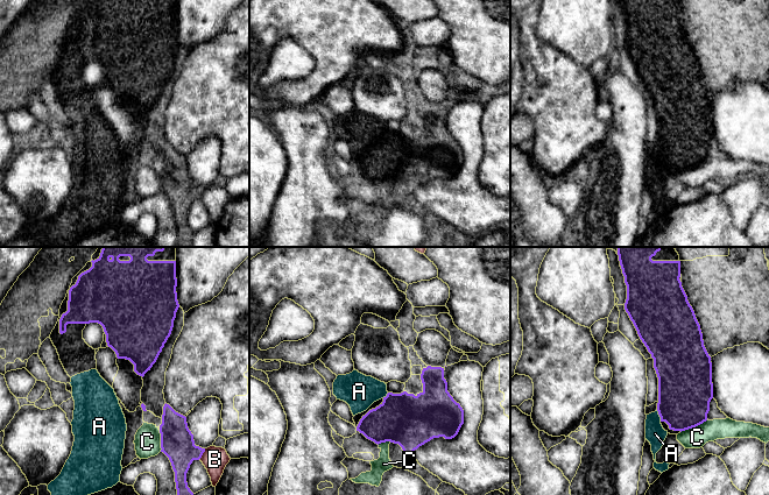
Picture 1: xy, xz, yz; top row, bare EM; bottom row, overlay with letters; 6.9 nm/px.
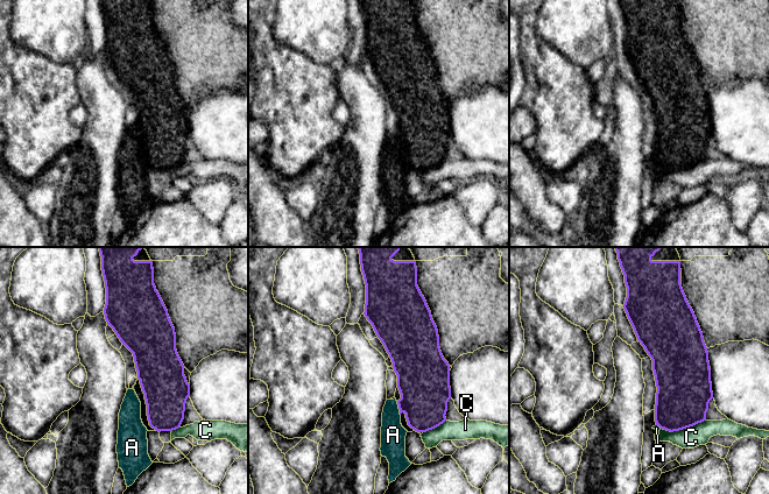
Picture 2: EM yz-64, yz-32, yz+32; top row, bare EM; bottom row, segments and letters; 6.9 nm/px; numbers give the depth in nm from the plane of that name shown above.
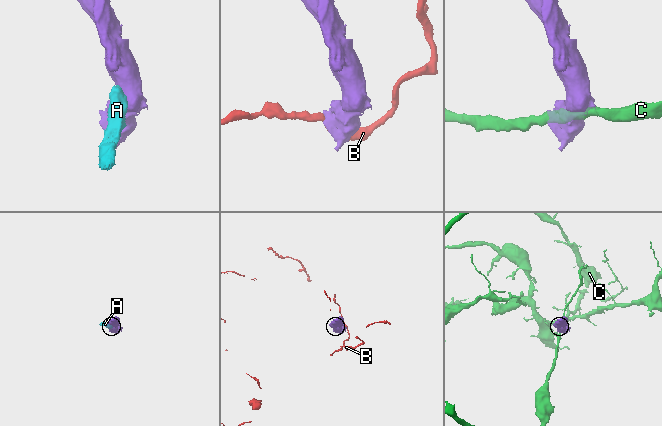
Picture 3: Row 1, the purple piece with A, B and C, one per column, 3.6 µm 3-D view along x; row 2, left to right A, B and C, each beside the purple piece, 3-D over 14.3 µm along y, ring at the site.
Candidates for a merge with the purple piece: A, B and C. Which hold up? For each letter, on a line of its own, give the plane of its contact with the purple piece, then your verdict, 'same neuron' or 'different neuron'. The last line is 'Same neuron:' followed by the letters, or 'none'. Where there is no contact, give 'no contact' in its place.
A: yz | same neuron
B: xy | different neuron
C: yz | different neuron
Same neuron: A

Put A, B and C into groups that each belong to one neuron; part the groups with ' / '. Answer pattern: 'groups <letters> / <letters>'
groups A / B / C

